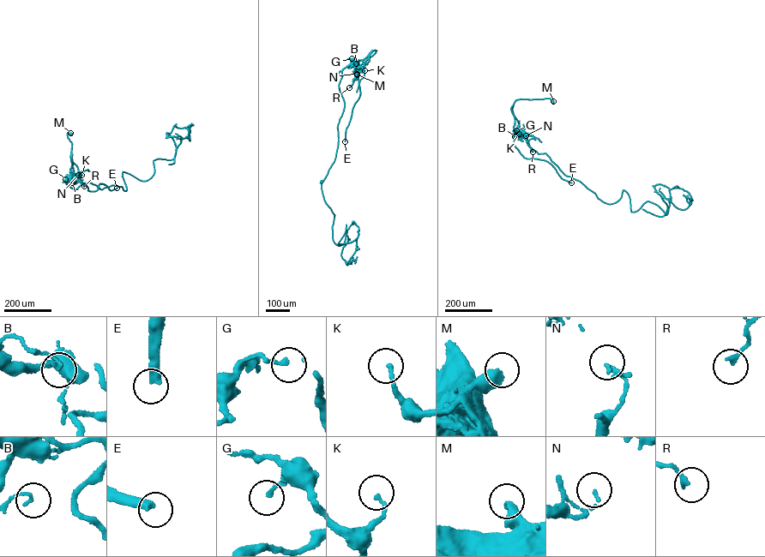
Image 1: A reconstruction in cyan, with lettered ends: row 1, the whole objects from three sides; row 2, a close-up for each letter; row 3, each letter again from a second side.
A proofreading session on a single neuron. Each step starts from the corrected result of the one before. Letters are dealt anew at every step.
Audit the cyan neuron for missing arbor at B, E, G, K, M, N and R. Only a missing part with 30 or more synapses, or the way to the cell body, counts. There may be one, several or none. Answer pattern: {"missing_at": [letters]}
{"missing_at": []}

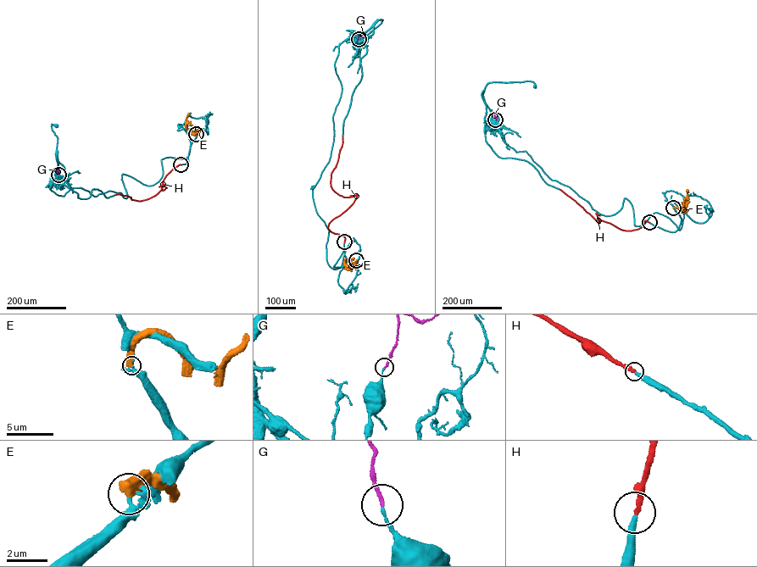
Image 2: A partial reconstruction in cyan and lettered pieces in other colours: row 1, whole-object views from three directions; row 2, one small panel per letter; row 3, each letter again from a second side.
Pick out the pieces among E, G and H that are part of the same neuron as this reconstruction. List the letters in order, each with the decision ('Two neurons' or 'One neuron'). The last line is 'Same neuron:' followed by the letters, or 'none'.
E: Two neurons
G: One neuron
H: One neuron
Same neuron: G, H

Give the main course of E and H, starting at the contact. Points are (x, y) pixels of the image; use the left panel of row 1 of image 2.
E: (196, 134), (198, 130), (193, 135), (185, 126), (188, 113)
H: (180, 164), (166, 176), (161, 187), (166, 187), (164, 184), (151, 197), (139, 201), (115, 194)

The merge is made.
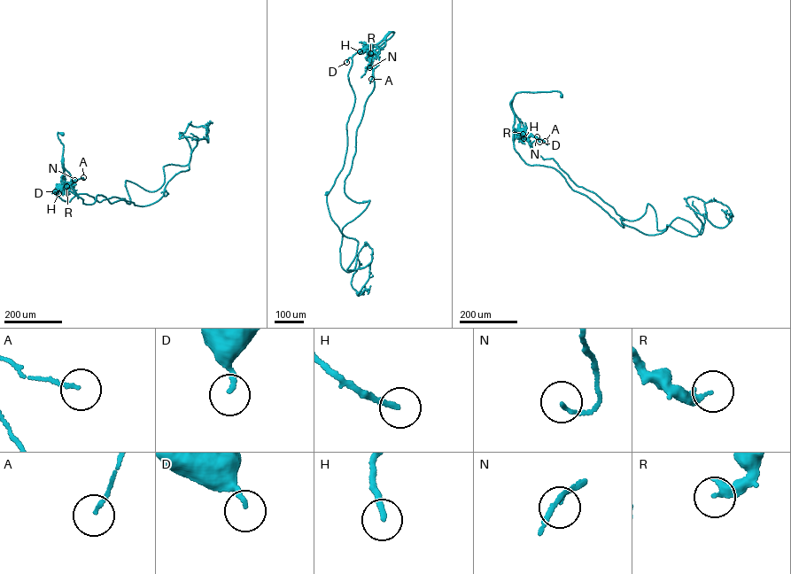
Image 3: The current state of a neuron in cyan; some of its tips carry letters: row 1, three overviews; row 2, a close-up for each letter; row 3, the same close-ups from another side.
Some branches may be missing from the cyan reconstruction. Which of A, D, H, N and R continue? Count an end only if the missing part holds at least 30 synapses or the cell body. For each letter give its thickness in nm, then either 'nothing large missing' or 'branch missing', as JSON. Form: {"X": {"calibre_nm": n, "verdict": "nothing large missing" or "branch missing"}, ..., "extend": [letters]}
{"A": {"calibre_nm": 100, "verdict": "nothing large missing"}, "D": {"calibre_nm": 160, "verdict": "nothing large missing"}, "H": {"calibre_nm": 190, "verdict": "nothing large missing"}, "N": {"calibre_nm": 100, "verdict": "nothing large missing"}, "R": {"calibre_nm": 280, "verdict": "nothing large missing"}, "extend": []}

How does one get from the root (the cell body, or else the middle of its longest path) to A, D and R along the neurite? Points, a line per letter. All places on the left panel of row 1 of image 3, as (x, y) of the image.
A: (62, 134), (57, 134), (63, 145), (63, 183), (73, 183), (83, 177)
D: (62, 134), (57, 134), (63, 145), (63, 185), (57, 196), (55, 191)
R: (62, 134), (57, 134), (63, 145), (61, 180), (66, 186)

